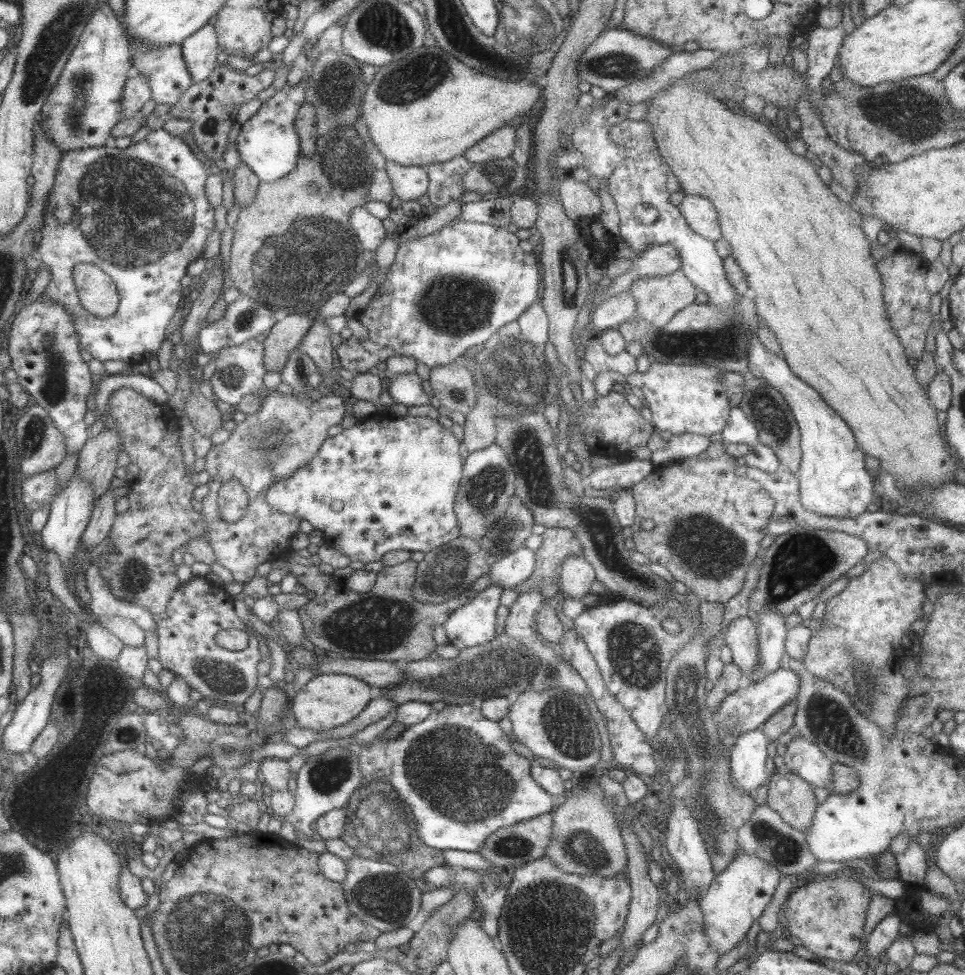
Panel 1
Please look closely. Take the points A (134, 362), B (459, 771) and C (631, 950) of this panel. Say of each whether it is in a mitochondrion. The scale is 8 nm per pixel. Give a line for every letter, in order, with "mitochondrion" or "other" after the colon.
A: other
B: mitochondrion
C: other

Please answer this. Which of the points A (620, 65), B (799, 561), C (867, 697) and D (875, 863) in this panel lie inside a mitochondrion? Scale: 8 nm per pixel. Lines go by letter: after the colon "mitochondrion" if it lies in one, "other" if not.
A: mitochondrion
B: mitochondrion
C: mitochondrion
D: other

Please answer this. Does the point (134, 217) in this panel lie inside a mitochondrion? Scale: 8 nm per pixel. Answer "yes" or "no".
yes

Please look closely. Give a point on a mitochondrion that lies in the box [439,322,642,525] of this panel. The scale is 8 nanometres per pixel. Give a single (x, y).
(511, 373)

